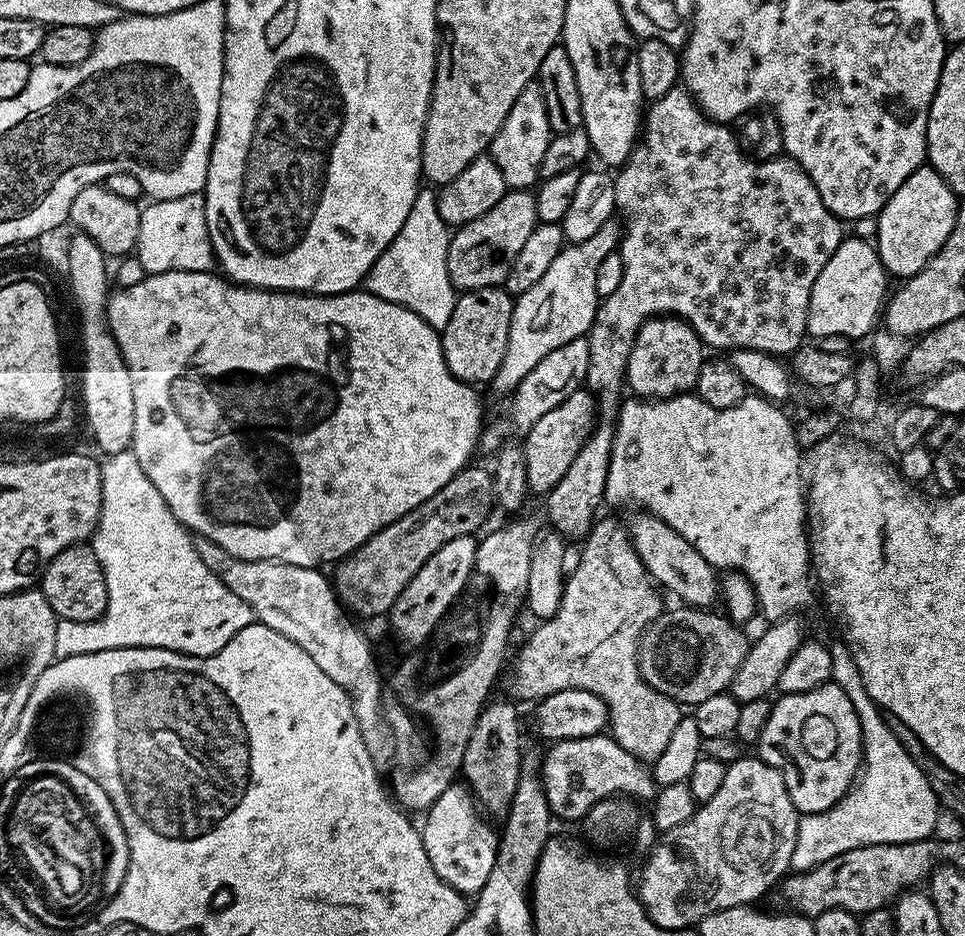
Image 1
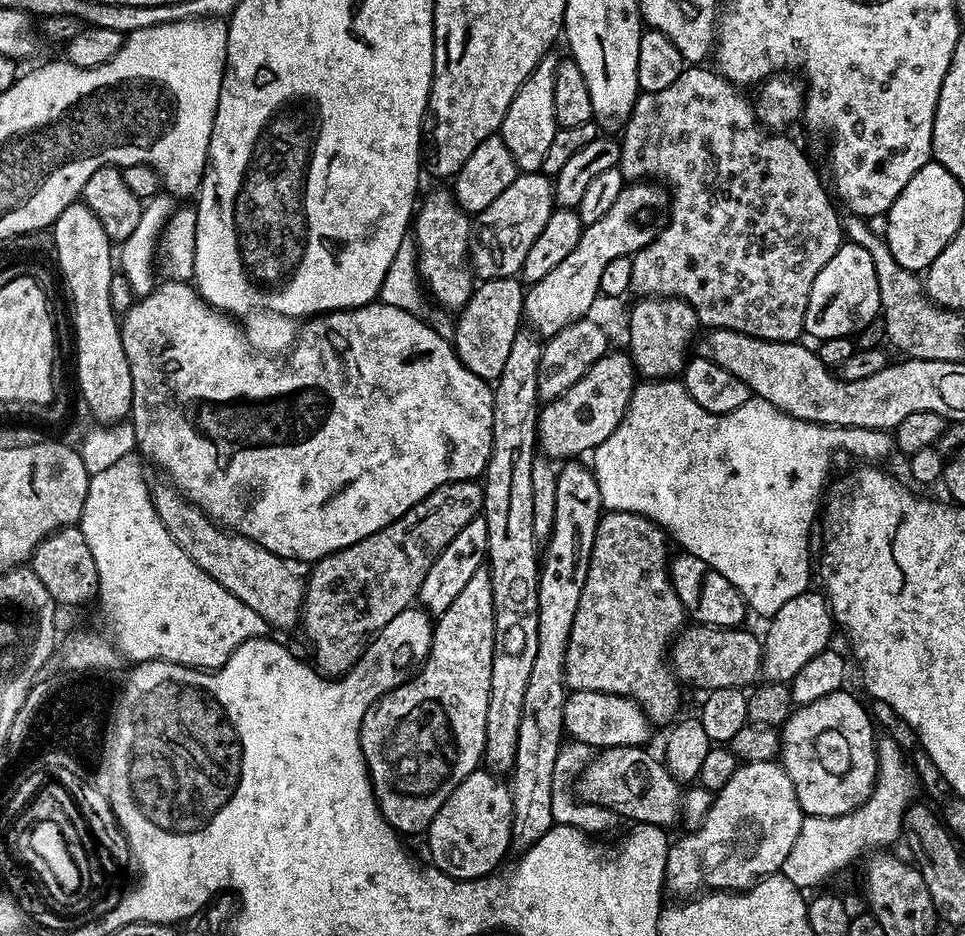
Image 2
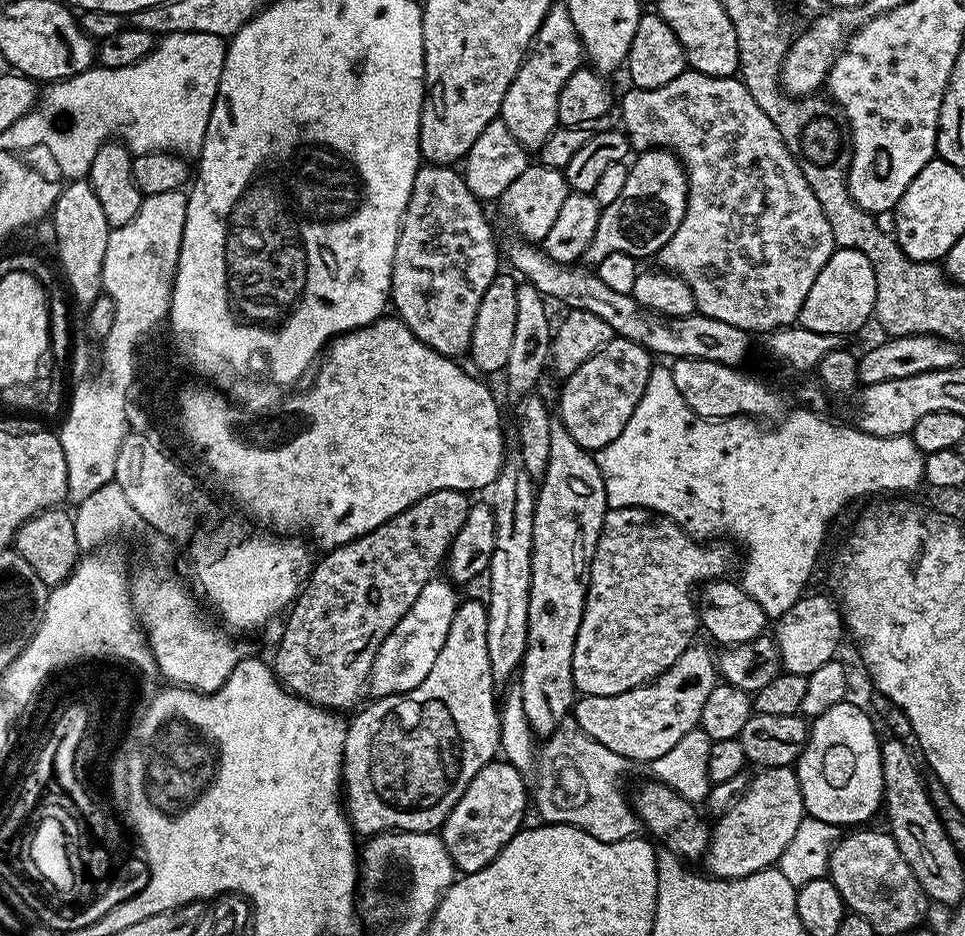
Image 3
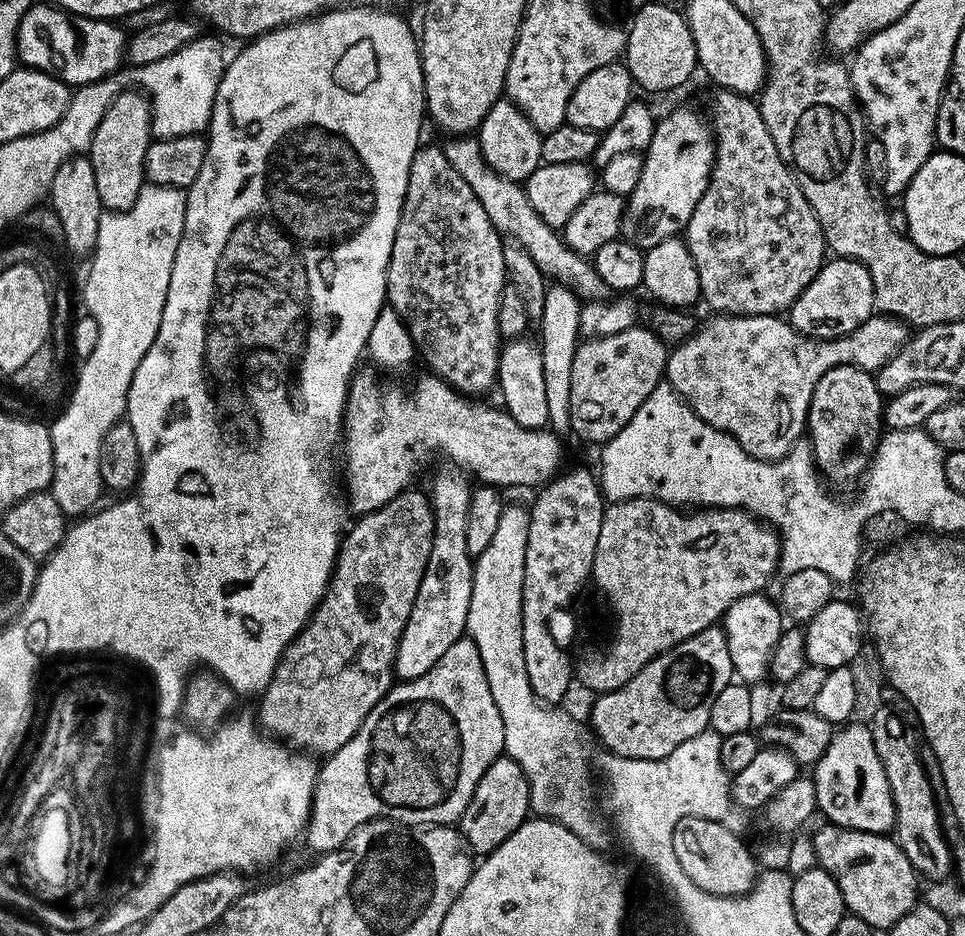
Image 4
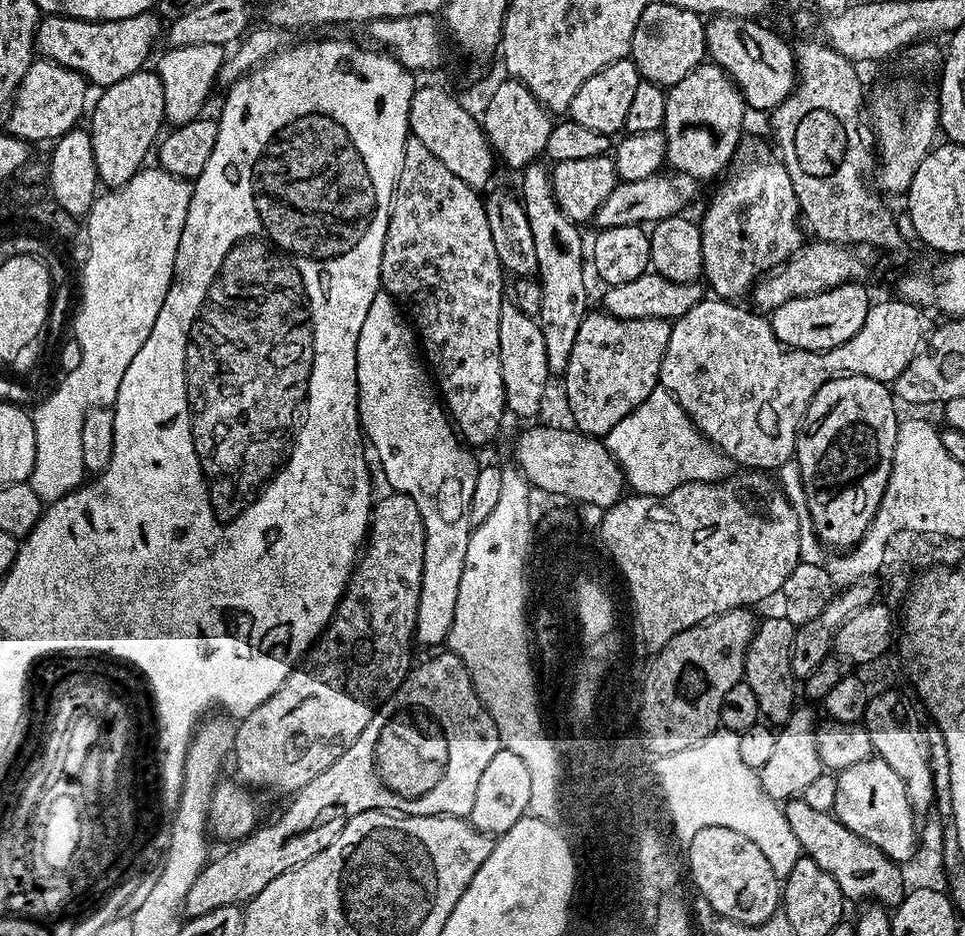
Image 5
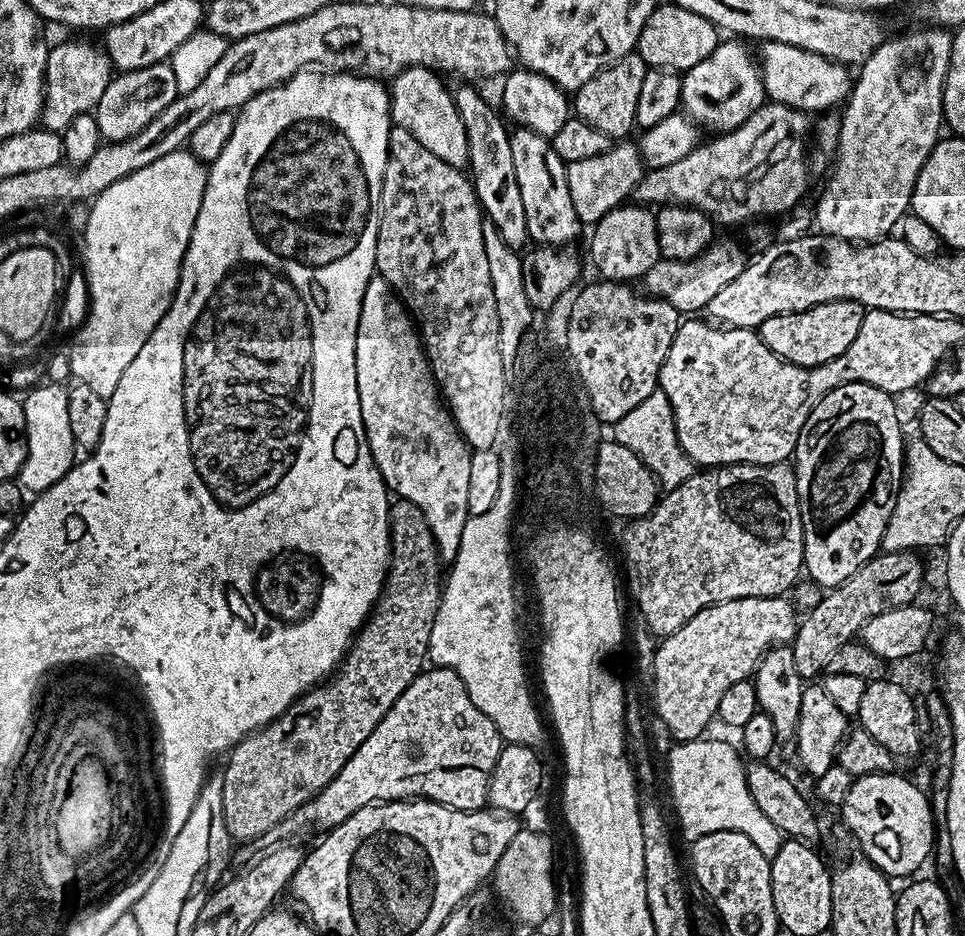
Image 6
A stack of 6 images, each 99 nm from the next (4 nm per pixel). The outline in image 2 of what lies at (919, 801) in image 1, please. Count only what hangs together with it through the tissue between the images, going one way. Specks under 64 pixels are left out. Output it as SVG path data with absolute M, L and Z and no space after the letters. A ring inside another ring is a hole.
M887 734L881 735L876 742L876 785L870 798L866 798L862 806L850 810L850 814L804 816L800 821L798 838L794 838L794 846L790 846L790 854L786 854L786 862L782 862L779 875L790 878L790 882L801 890L819 889L824 886L819 884L838 875L860 855L863 857L877 850L891 849L891 844L901 839L904 816L914 803L912 780L914 784L914 772L904 749Z

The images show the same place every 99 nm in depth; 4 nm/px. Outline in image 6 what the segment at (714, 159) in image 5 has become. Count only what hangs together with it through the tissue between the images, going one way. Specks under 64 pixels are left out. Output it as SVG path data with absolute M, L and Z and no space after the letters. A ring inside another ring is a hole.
M740 38L721 39L710 58L702 58L698 66L683 73L680 96L682 112L701 129L713 128L711 131L716 134L729 132L742 126L750 114L766 103L764 79L760 76L757 57L753 49L751 52L747 46Z

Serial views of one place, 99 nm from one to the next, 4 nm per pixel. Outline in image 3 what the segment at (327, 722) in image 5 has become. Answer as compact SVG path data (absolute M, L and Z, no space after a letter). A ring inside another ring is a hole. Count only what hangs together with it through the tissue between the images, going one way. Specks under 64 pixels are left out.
M434 490L426 494L414 506L402 510L382 526L370 530L370 534L358 537L348 544L325 551L324 556L315 561L297 597L287 609L288 621L276 648L276 679L292 692L320 708L344 710L365 691L368 675L376 657L378 646L398 626L402 614L414 606L414 598L422 594L422 586L437 575L436 567L441 567L452 547L458 530L468 517L469 493L458 490Z

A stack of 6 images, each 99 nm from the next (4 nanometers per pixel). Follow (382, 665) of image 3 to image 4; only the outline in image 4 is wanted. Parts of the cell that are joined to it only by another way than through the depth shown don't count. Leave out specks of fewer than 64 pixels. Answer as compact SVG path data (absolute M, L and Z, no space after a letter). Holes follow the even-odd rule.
M452 472L438 473L432 480L432 489L426 492L434 514L434 542L430 546L430 558L426 558L422 586L418 586L410 618L396 648L394 672L401 681L429 672L434 662L462 639L468 626L474 558L466 546L466 514L470 510L472 488L463 475Z

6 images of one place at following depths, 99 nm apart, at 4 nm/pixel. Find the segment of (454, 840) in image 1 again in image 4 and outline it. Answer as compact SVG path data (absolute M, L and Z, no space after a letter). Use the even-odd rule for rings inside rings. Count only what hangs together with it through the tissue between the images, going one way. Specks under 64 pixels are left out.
M504 754L489 766L474 786L474 794L459 818L458 831L463 843L473 853L487 854L502 846L502 842L506 842L506 838L510 838L510 834L514 834L514 830L518 830L518 826L529 816L526 774L522 774L522 766L518 766L518 762Z

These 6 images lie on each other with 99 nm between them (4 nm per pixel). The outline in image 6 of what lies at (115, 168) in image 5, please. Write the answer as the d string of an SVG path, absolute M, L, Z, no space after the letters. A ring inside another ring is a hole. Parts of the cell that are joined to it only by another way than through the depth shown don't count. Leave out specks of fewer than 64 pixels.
M168 62L113 75L106 86L106 94L102 94L94 109L101 141L115 142L138 134L138 130L150 126L150 122L154 122L154 118L158 118L158 114L162 114L177 95L174 70Z

